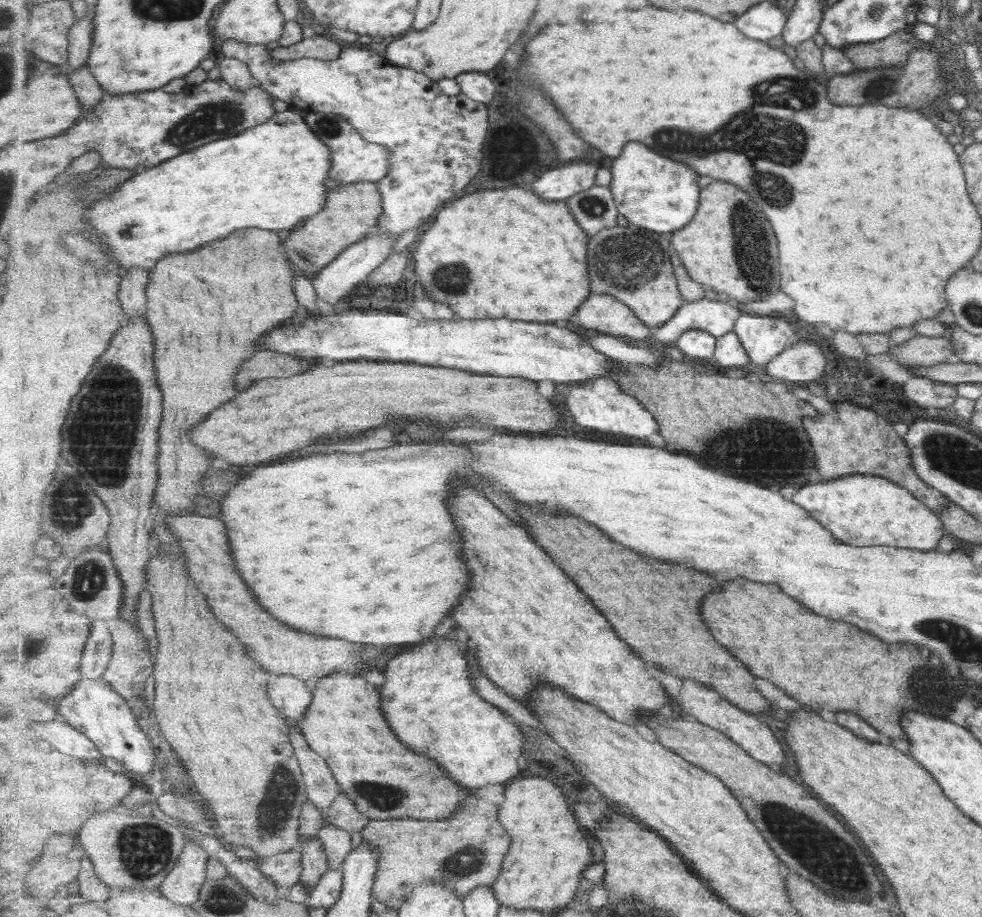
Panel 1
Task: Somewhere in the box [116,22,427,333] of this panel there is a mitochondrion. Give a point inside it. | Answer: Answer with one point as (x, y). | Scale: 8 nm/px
(208, 118)

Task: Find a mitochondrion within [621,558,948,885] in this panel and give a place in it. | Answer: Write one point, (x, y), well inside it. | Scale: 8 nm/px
(812, 844)

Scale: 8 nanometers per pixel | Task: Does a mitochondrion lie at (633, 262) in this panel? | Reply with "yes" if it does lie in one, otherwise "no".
yes

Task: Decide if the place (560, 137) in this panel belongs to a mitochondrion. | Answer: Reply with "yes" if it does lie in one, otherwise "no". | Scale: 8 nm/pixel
yes

